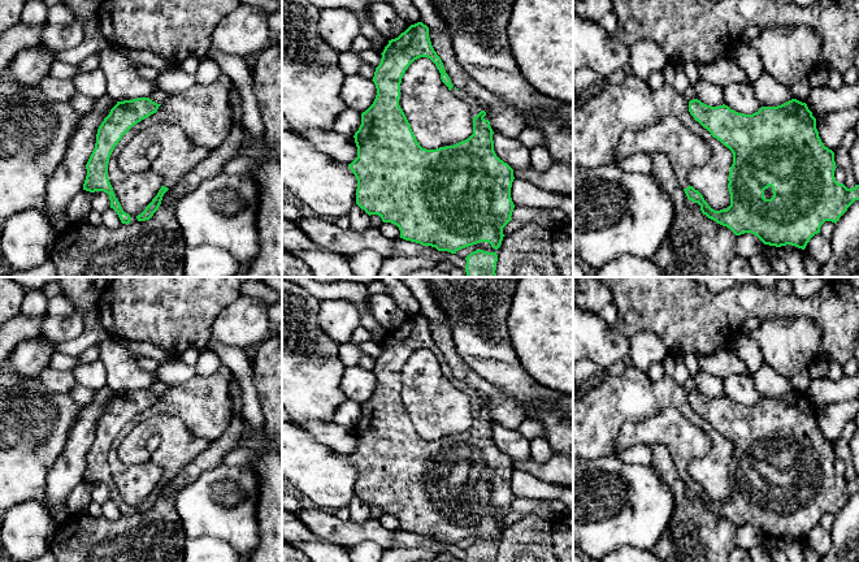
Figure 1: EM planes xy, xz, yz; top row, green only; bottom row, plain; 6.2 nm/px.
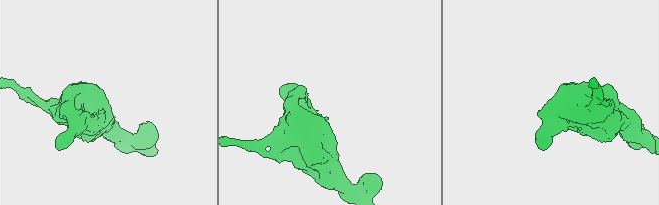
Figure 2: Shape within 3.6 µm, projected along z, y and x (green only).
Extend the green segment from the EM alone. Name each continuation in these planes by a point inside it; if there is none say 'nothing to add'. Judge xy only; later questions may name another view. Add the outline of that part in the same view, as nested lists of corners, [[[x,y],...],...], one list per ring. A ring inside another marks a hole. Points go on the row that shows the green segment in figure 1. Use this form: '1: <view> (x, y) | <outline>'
1: xy (177, 156) | [[[159,122],[143,129],[130,140],[130,143],[121,151],[118,156],[118,167],[122,172],[129,174],[153,170],[162,177],[164,186],[170,189],[185,174],[204,161],[209,152],[211,151],[208,148],[191,143],[182,129],[177,125],[169,122]],[[153,144],[160,146],[160,154],[153,160],[149,160],[146,154],[147,150]]]

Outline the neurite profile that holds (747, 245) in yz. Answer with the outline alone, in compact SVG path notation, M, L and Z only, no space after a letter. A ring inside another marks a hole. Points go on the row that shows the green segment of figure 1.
M745 233L736 238L736 254L743 259L763 252L764 243L754 234Z

